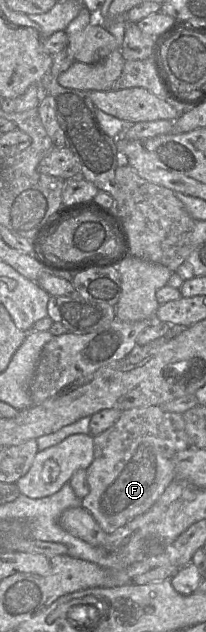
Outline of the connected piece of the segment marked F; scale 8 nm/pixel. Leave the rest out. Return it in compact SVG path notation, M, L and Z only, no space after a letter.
M159 405L123 410L110 428L94 436L94 457L86 469L88 494L79 506L87 510L100 528L111 534L147 511L175 479L175 457L189 447L183 414L164 411Z

